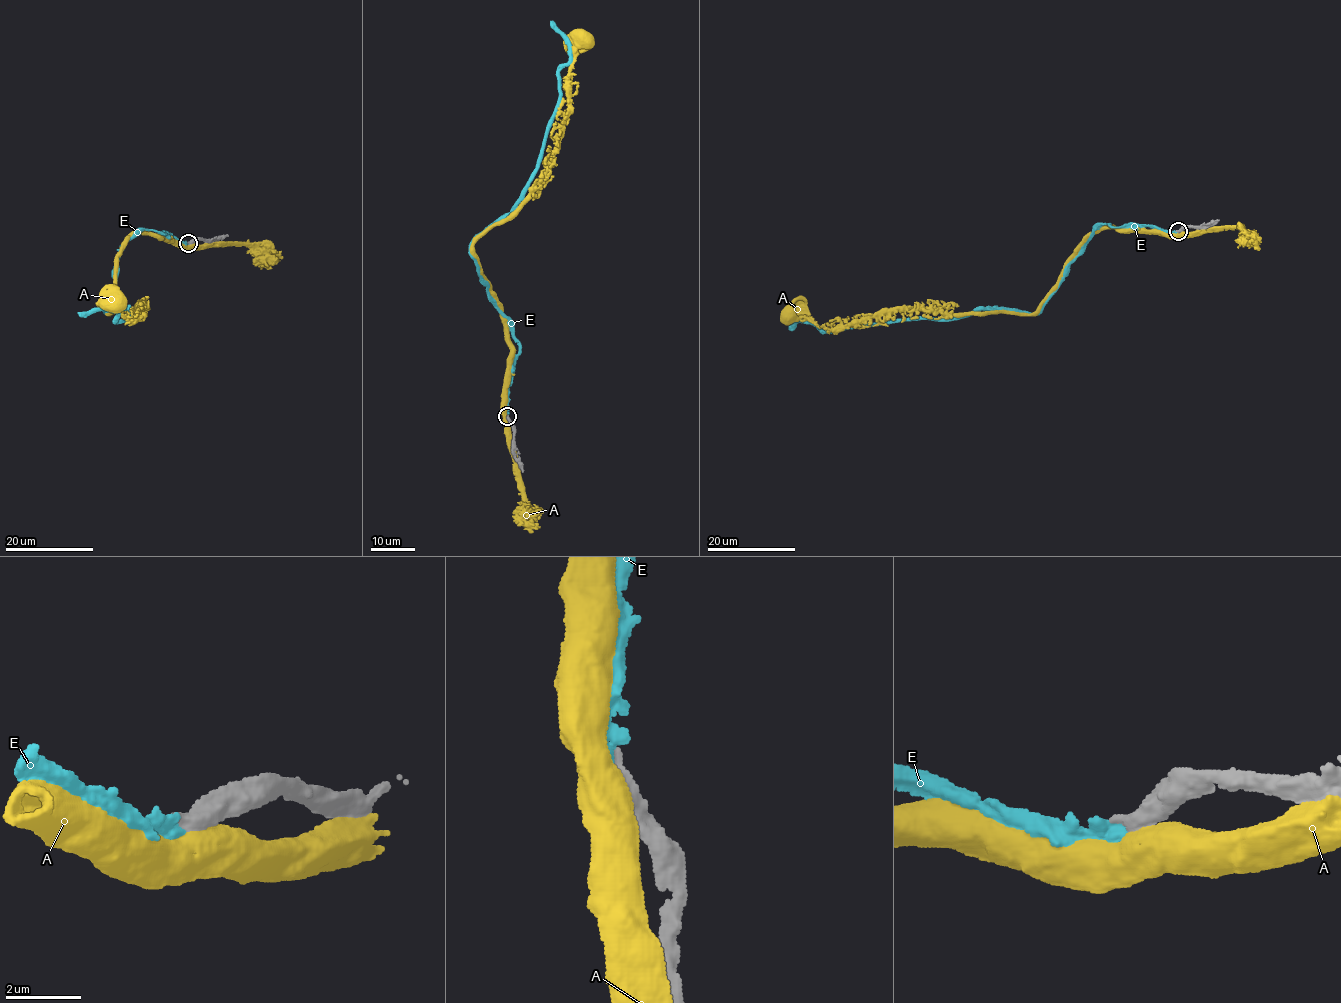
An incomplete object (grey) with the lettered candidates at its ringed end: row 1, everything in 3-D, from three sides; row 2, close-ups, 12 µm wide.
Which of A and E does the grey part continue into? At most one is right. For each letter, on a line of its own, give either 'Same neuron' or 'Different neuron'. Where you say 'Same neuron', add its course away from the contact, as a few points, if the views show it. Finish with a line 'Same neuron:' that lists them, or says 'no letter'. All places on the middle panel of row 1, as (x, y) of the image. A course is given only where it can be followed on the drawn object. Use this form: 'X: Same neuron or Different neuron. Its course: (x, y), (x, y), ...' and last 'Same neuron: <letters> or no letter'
A: Different neuron
E: Same neuron. Its course: (507, 416), (518, 344), (481, 283), (471, 243), (505, 218), (535, 168), (569, 60), (569, 41), (550, 21)
Same neuron: E

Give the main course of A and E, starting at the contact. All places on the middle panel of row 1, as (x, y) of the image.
A: (508, 419), (507, 318), (479, 274), (474, 243), (509, 220), (544, 173), (568, 109), (570, 52), (590, 47)
E: (507, 416), (518, 344), (481, 283), (471, 243), (505, 218), (535, 168), (569, 60), (569, 41), (550, 21)

